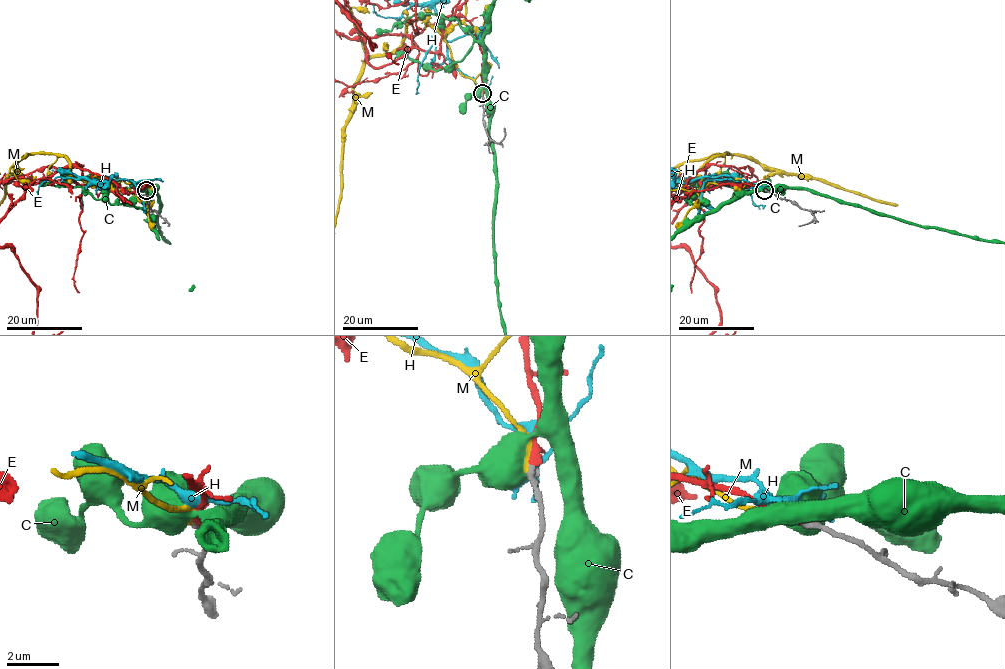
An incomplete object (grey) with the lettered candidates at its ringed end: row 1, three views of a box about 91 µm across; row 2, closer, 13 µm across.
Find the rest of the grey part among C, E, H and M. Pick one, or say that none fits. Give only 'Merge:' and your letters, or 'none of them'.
Merge: E

